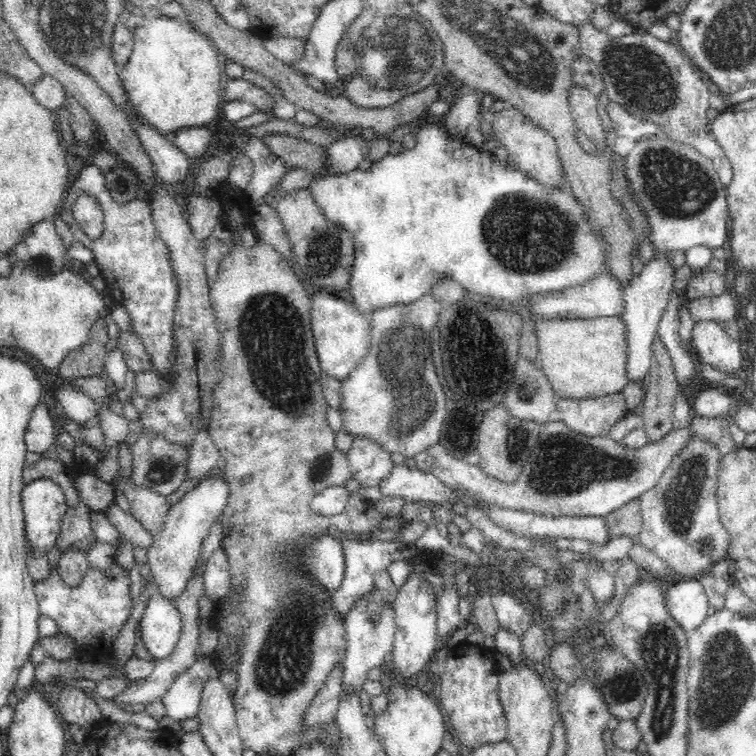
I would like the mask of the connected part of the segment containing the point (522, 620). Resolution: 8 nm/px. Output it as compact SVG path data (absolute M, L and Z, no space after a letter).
M491 589L489 593L501 626L505 626L508 632L522 637L531 621L530 614L524 609L521 598L495 589Z

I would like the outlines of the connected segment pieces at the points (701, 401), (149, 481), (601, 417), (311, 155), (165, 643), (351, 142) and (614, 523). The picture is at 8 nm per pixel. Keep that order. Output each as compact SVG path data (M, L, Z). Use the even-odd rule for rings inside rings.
M703 384L694 400L694 416L726 418L735 406L732 396L724 396L715 385Z
M142 432L131 449L134 456L131 480L138 480L138 484L145 484L146 488L152 488L160 495L167 496L174 493L187 478L186 463L189 460L191 448L173 444L165 438L164 434Z
M621 392L590 399L556 399L556 402L555 410L561 413L561 421L585 436L609 436L612 426L628 414Z
M270 133L262 139L270 152L281 158L290 168L318 172L319 165L323 164L326 145L310 144L307 140L282 133Z
M153 593L139 622L142 642L155 662L170 656L181 637L181 614L175 602Z
M362 136L344 138L328 146L328 168L320 178L326 176L342 176L358 169L358 164L368 151L369 145Z
M634 499L605 516L607 529L612 537L638 538L643 516L639 499Z

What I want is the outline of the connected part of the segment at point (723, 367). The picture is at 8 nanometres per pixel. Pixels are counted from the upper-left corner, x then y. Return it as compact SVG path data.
M700 320L694 324L691 342L697 360L710 364L720 372L732 375L742 366L740 342L732 340L723 328L712 320Z

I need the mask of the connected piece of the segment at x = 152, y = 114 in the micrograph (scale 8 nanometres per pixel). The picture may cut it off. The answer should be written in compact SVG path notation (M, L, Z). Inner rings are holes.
M147 14L133 35L130 60L119 72L131 120L172 139L179 131L205 126L215 118L224 100L219 52L211 40L182 18L155 14Z

